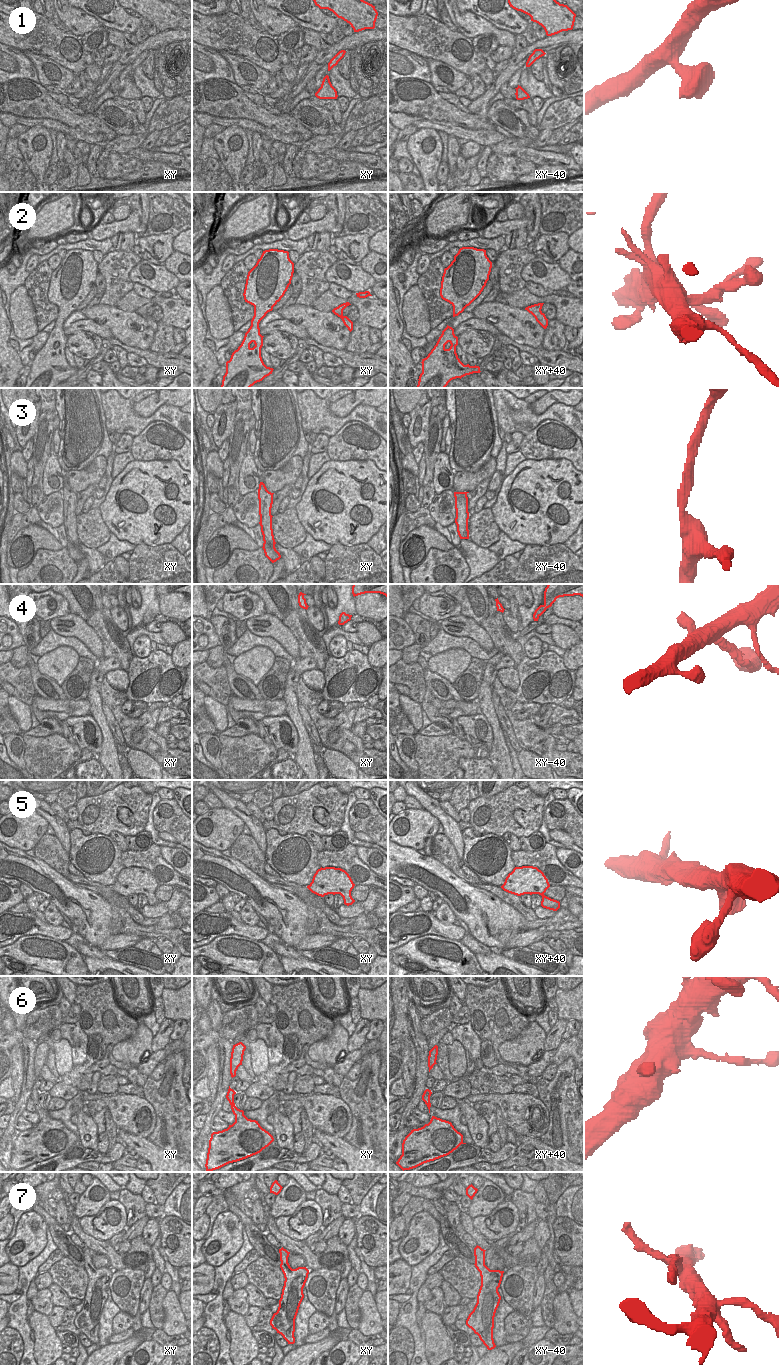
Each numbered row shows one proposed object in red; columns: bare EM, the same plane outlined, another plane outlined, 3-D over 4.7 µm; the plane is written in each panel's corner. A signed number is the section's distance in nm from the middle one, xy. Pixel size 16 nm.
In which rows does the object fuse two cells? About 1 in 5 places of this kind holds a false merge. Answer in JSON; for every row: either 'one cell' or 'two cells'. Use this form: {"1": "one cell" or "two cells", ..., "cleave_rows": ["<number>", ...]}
{"1": "one cell", "2": "one cell", "3": "one cell", "4": "one cell", "5": "one cell", "6": "one cell", "7": "two cells", "cleave_rows": ["7"]}

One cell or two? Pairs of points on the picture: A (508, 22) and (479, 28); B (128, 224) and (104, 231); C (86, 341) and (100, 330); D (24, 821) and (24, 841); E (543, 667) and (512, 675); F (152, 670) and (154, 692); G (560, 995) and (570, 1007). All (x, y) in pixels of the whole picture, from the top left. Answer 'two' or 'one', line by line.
A: two
B: one
C: two
D: one
E: two
F: one
G: one

